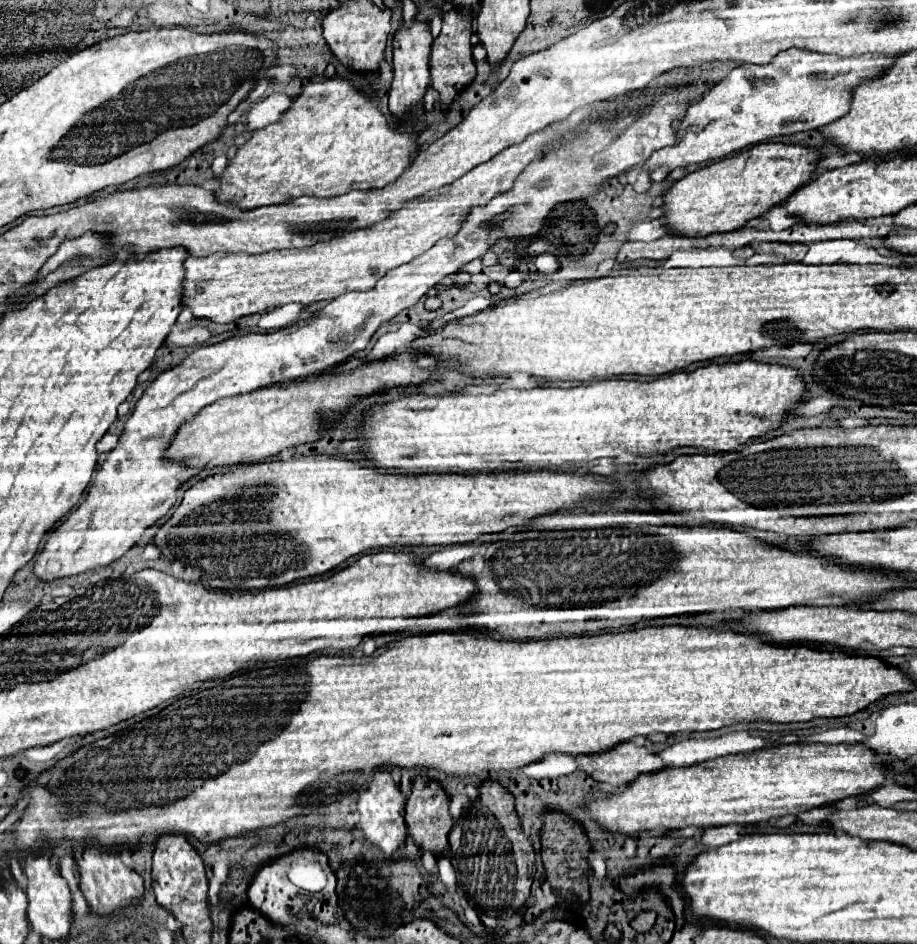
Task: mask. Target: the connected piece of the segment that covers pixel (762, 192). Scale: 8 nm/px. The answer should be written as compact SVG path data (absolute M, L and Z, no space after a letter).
M757 144L741 154L727 156L705 168L699 168L671 184L661 196L665 212L661 220L673 236L707 236L711 232L727 232L745 226L769 208L781 204L799 186L811 180L819 152L805 146Z

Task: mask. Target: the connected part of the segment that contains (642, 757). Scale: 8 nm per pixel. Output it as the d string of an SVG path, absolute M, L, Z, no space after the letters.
M631 742L617 744L609 752L597 752L597 756L577 756L579 768L597 782L611 786L625 786L643 772L657 772L665 764L647 748L633 746Z

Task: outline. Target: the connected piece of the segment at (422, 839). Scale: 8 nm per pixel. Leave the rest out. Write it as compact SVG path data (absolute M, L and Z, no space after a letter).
M417 776L415 782L413 782L413 792L407 800L407 814L405 814L405 820L407 820L407 828L413 836L413 842L423 850L423 852L431 852L431 854L443 854L447 848L449 848L449 832L453 828L453 822L451 822L451 814L449 814L449 798L447 794L443 792L443 788L435 782L435 780L429 780L425 776Z

